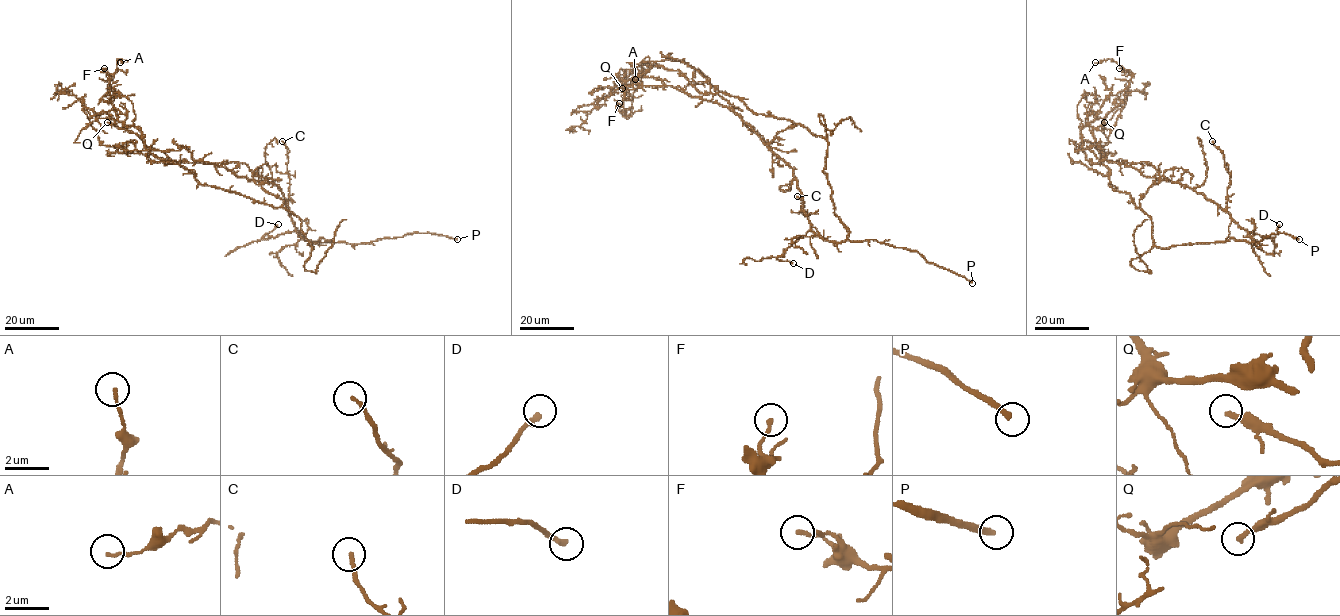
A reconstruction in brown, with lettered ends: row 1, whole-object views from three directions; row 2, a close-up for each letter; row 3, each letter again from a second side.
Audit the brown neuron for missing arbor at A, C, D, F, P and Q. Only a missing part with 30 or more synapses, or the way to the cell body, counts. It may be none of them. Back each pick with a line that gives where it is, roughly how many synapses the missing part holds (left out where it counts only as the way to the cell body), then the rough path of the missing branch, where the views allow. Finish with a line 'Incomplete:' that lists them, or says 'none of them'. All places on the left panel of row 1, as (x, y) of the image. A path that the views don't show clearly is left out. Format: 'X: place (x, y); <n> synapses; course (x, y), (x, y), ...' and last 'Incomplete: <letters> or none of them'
P: place (457, 239)
Q: place (107, 122); 60 synapses; course (107, 122), (108, 108), (90, 88), (91, 66), (97, 48)
Incomplete: P, Q

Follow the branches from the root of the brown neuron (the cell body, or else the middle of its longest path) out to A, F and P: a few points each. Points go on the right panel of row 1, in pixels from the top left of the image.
A: (1164, 180), (1109, 162), (1097, 149), (1090, 122), (1105, 100), (1125, 89), (1131, 74), (1111, 59), (1095, 62)
F: (1164, 180), (1109, 162), (1094, 144), (1090, 122), (1102, 103), (1123, 91), (1132, 77), (1132, 73), (1119, 68)
P: (1164, 180), (1183, 184), (1216, 203), (1258, 242), (1256, 244), (1278, 232), (1299, 239)

